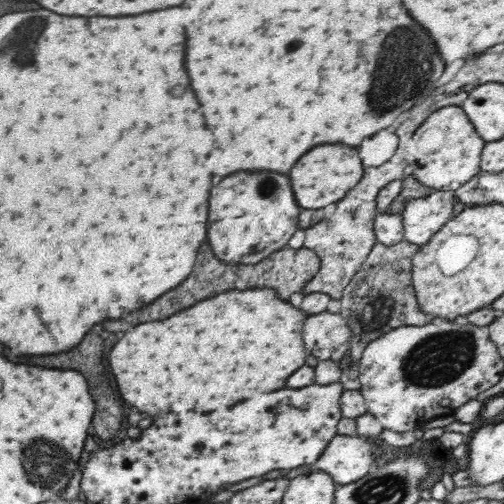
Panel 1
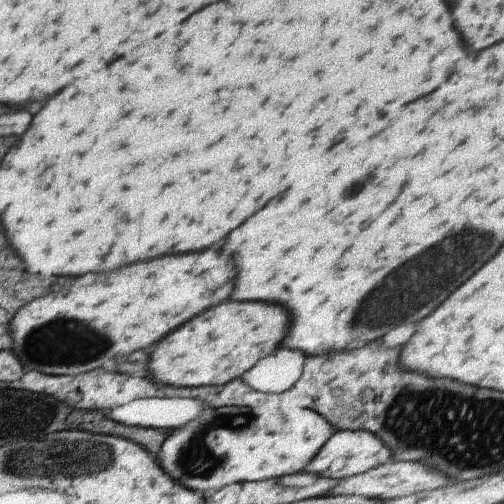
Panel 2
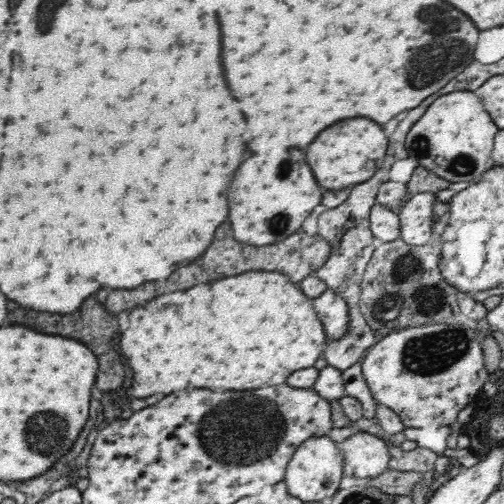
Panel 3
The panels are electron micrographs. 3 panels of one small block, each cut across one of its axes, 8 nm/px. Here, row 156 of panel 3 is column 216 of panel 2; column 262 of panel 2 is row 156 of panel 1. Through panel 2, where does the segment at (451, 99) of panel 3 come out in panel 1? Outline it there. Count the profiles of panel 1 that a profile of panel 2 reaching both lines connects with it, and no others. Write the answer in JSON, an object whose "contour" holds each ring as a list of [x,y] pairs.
{"contour":[[[446,106],[430,114],[430,118],[426,118],[426,122],[416,130],[404,152],[396,152],[392,158],[404,160],[406,168],[400,178],[402,184],[408,176],[414,176],[422,186],[430,186],[436,192],[456,192],[482,172],[484,146],[484,140],[478,138],[474,124],[468,120],[462,106]]]}

